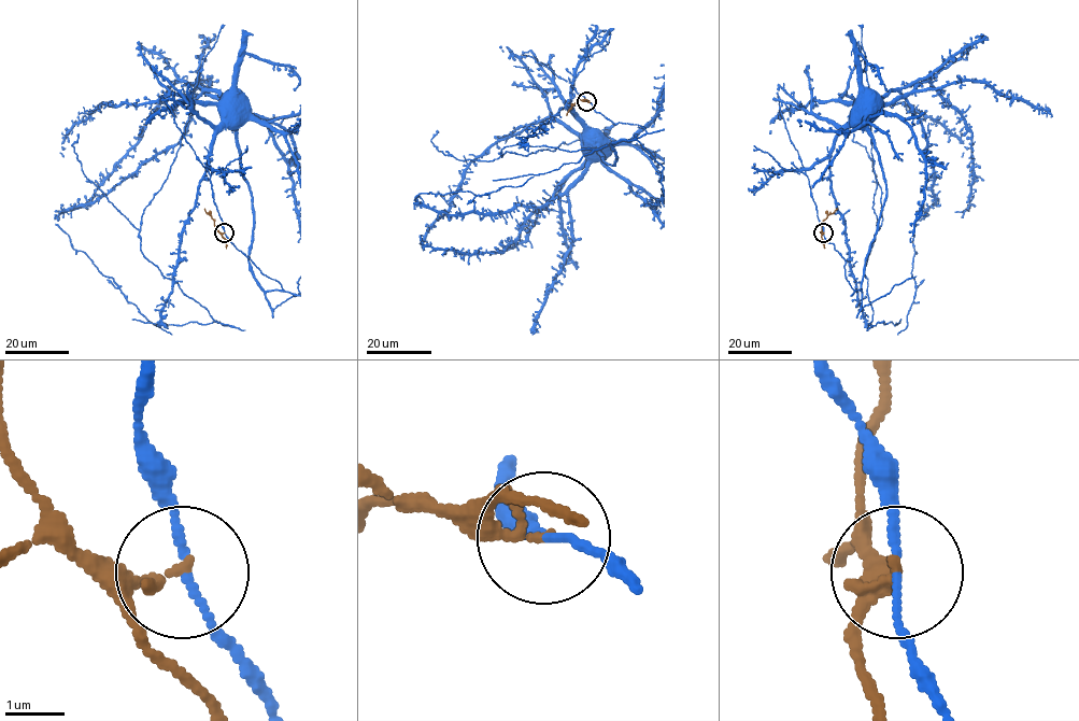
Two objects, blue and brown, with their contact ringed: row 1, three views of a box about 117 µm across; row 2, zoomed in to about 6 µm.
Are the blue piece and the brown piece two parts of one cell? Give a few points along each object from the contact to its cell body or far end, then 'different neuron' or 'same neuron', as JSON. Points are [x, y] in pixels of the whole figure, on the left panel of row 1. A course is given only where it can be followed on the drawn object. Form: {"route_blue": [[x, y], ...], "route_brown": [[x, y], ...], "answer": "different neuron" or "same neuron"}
{"route_blue": [[224, 232], [213, 198], [209, 155], [214, 132], [232, 103]], "route_brown": [[224, 232], [218, 231], [204, 208]], "answer": "different neuron"}

